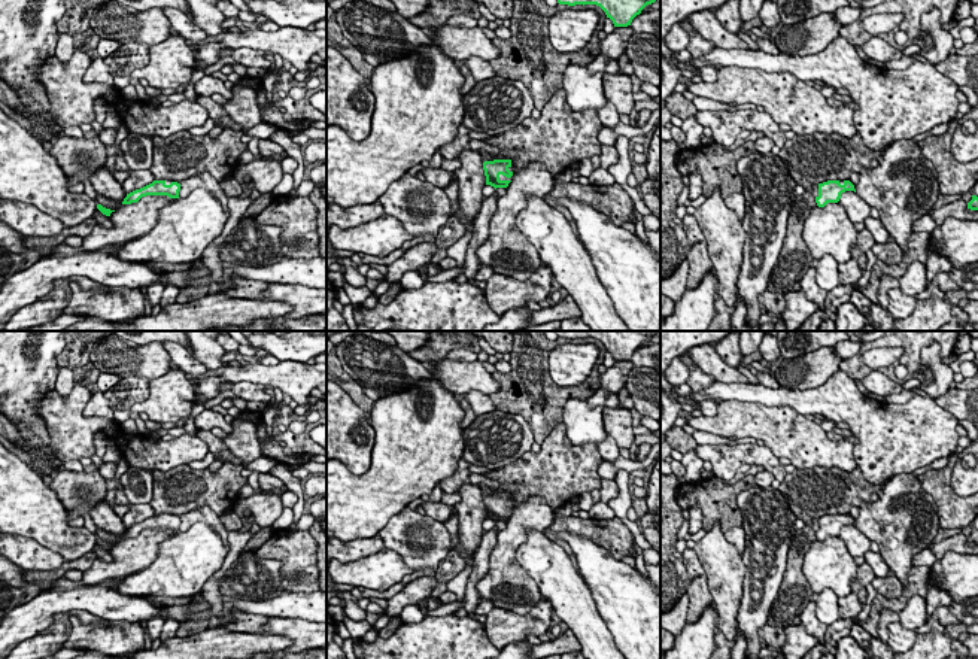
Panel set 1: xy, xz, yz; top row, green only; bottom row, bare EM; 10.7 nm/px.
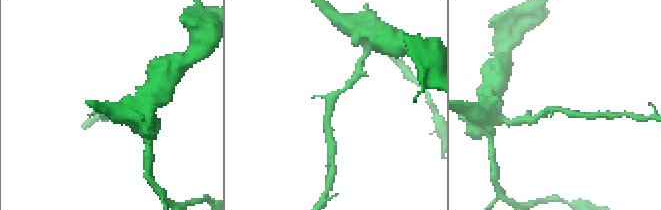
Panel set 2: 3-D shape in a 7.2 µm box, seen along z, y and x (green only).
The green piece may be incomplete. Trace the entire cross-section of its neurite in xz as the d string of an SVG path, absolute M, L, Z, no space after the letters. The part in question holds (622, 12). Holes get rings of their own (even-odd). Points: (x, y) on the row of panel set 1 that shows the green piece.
M558 0L559 4L596 4L607 18L610 18L614 27L628 27L632 19L641 13L641 10L654 3L656 0Z

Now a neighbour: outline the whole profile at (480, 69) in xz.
M470 57L464 61L464 64L470 69L473 78L476 82L486 81L489 78L496 76L493 67L489 64L489 61L485 61L479 57Z

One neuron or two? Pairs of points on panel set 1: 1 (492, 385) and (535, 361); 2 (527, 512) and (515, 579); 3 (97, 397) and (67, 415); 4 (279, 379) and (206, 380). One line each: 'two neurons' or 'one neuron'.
1: two neurons
2: one neuron
3: two neurons
4: one neuron

